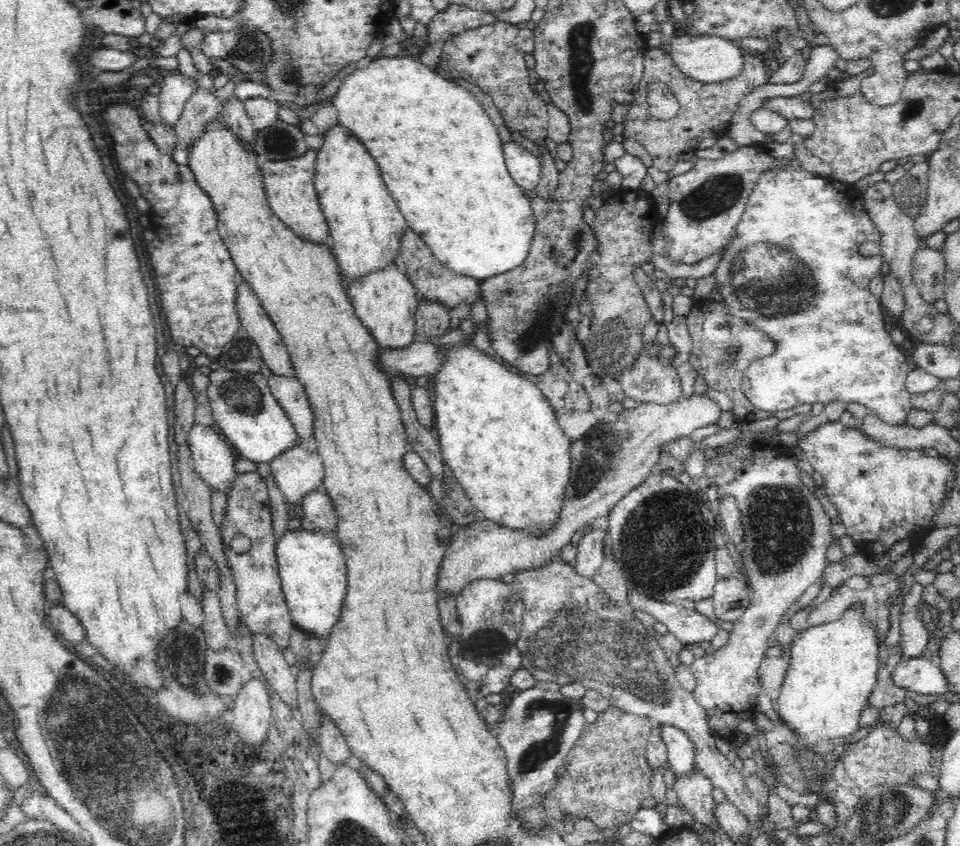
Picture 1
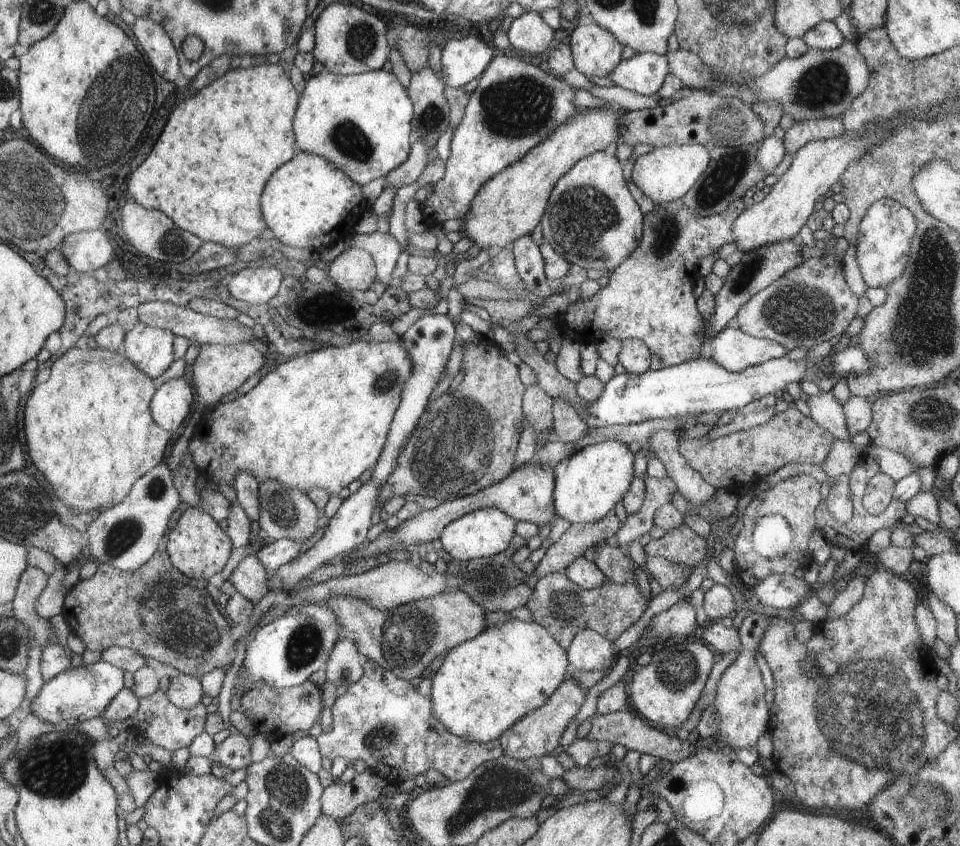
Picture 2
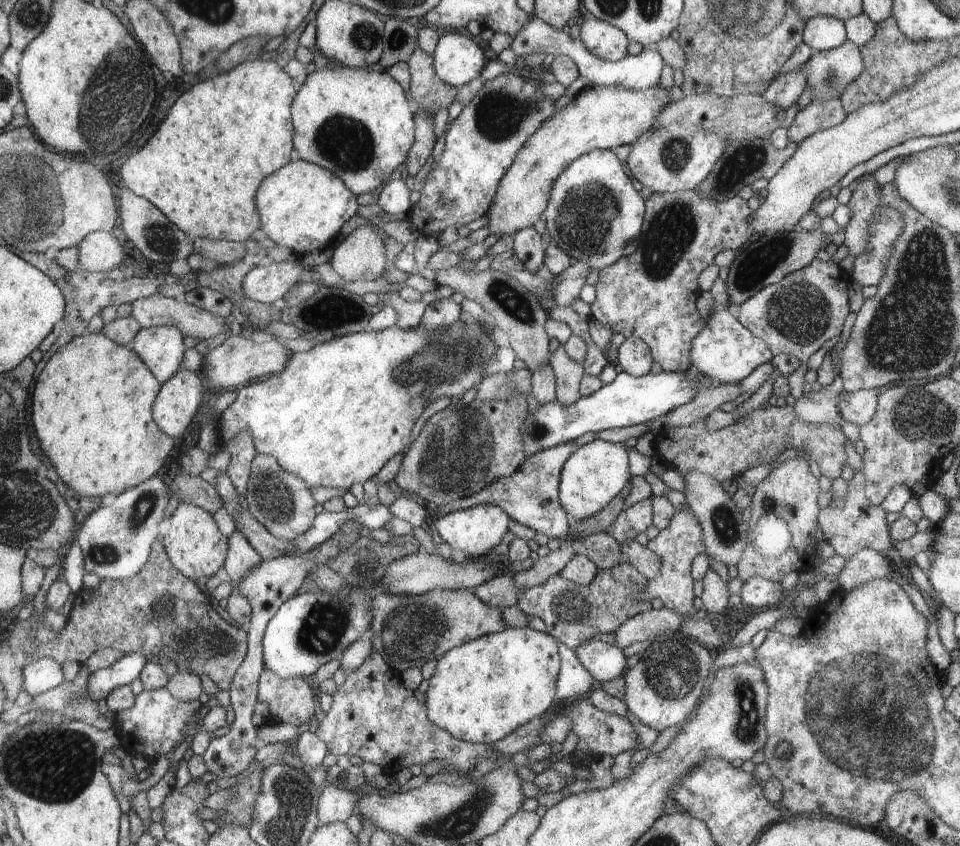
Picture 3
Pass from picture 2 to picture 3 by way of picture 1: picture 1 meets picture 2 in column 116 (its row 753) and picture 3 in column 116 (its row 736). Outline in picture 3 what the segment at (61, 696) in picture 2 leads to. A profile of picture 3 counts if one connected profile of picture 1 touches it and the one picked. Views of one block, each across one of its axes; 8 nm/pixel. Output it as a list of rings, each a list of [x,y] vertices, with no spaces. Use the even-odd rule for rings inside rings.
[[[140,653],[125,654],[114,665],[90,673],[85,684],[85,691],[95,703],[106,700],[116,688],[130,685],[136,680],[147,664],[147,657]]]

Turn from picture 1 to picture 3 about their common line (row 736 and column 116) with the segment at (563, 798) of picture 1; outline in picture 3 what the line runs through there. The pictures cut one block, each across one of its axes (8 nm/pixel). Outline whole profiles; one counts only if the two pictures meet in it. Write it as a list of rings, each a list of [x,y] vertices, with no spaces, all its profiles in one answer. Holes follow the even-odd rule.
[[[159,542],[152,548],[151,558],[135,577],[129,579],[101,579],[98,588],[83,588],[76,594],[75,600],[68,614],[66,625],[60,632],[54,632],[44,625],[42,615],[34,627],[31,620],[33,613],[20,616],[17,629],[10,638],[14,648],[20,647],[30,662],[42,657],[56,659],[62,664],[65,660],[83,663],[100,649],[110,647],[124,651],[125,654],[140,653],[147,658],[156,654],[168,656],[181,671],[188,671],[201,677],[209,676],[222,690],[230,690],[231,682],[239,670],[239,666],[246,660],[246,632],[234,625],[224,622],[218,612],[210,606],[208,597],[192,579],[181,572],[172,562],[170,556]]]

